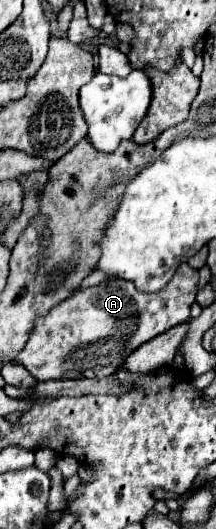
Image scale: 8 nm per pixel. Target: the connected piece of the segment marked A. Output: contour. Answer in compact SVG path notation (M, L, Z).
M181 263L173 279L157 293L141 293L125 279L107 279L101 285L81 289L71 299L55 305L45 317L37 319L35 333L17 355L17 361L37 381L63 379L67 373L69 379L113 375L139 345L189 319L198 281L198 270Z

